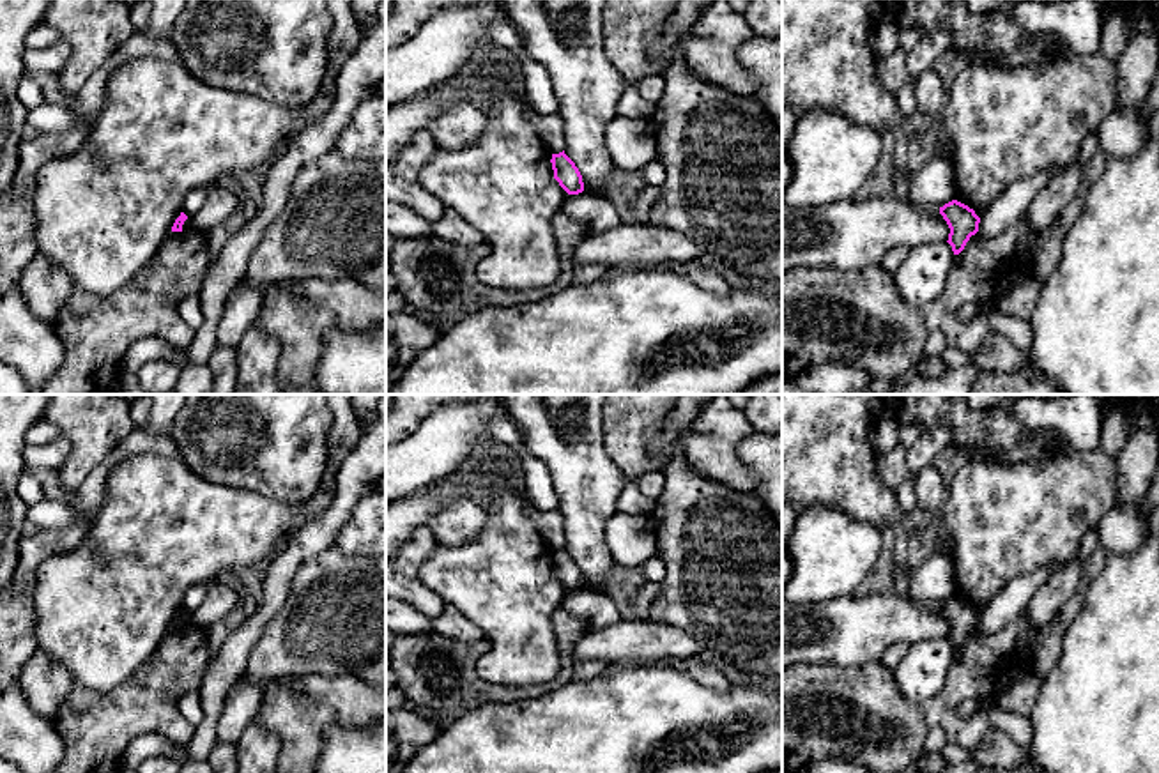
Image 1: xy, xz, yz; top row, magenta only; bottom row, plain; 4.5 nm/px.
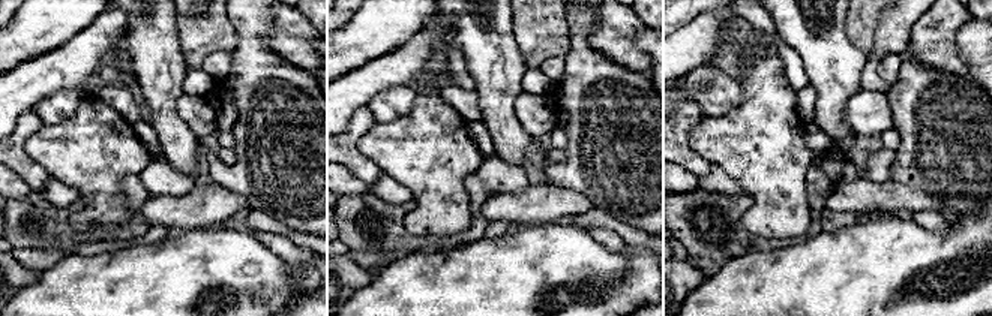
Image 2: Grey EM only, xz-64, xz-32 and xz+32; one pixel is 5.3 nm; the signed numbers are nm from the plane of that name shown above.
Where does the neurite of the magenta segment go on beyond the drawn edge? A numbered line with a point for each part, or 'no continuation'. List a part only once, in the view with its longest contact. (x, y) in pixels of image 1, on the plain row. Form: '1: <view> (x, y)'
no continuation

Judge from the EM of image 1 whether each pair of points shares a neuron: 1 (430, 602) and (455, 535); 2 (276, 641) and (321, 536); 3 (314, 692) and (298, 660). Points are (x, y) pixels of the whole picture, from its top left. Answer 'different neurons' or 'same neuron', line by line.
1: different neurons
2: different neurons
3: different neurons

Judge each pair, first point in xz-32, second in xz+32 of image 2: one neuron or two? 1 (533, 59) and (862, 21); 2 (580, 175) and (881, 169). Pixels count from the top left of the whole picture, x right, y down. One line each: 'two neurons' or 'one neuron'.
1: one neuron
2: two neurons

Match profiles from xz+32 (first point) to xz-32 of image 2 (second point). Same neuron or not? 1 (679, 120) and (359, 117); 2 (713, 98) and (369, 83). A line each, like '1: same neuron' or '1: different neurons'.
1: same neuron
2: different neurons

